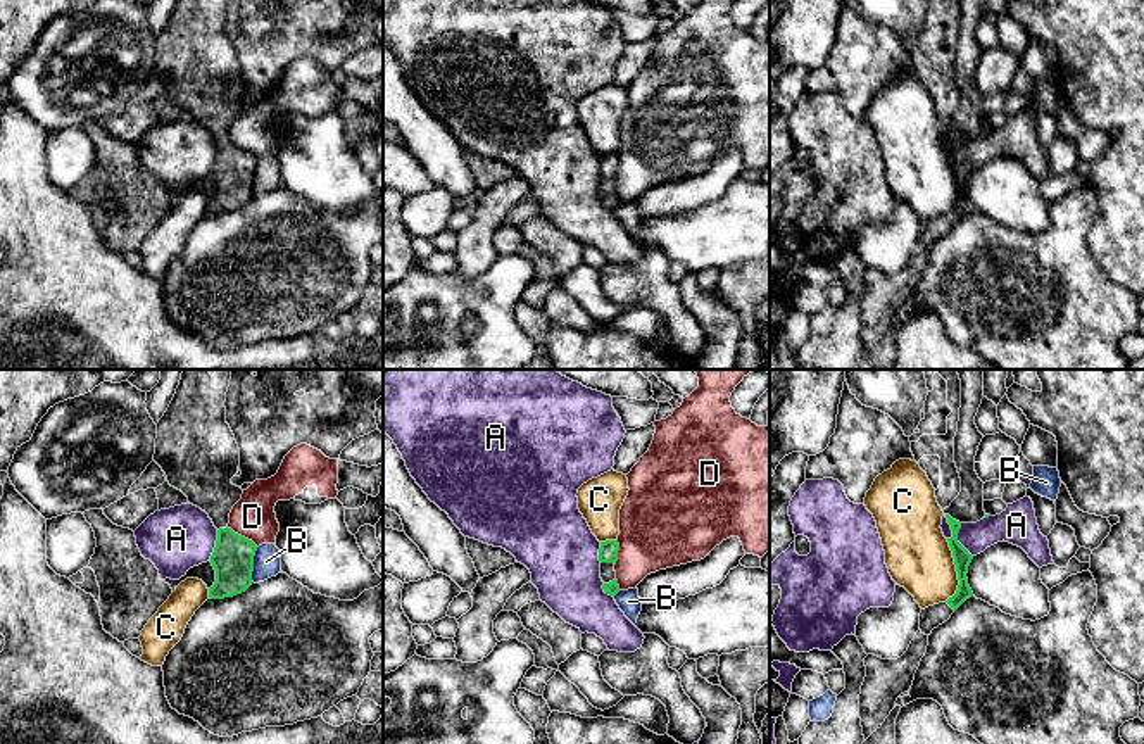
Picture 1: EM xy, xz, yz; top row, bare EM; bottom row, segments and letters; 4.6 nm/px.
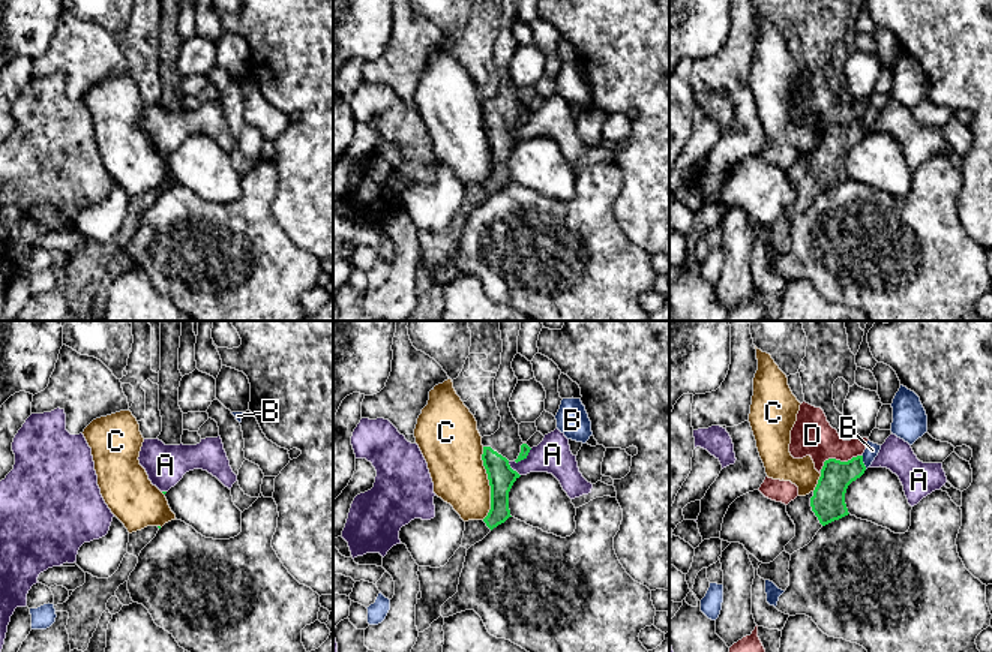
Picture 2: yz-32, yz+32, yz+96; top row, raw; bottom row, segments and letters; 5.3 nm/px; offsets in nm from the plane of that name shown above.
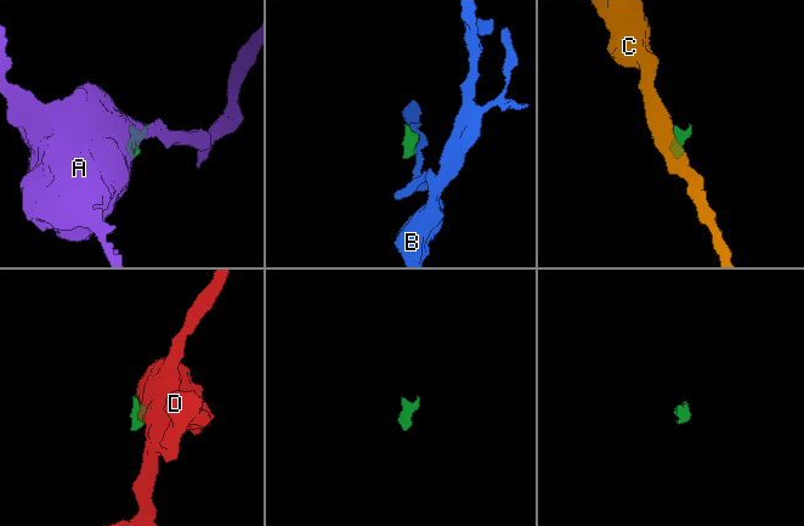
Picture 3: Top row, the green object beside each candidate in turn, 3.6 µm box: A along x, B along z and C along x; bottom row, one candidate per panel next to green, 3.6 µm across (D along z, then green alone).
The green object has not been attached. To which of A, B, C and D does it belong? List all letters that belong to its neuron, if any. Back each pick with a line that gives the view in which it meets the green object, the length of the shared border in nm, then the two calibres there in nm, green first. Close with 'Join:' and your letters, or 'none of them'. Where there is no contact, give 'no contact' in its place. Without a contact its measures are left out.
Join: none of them

